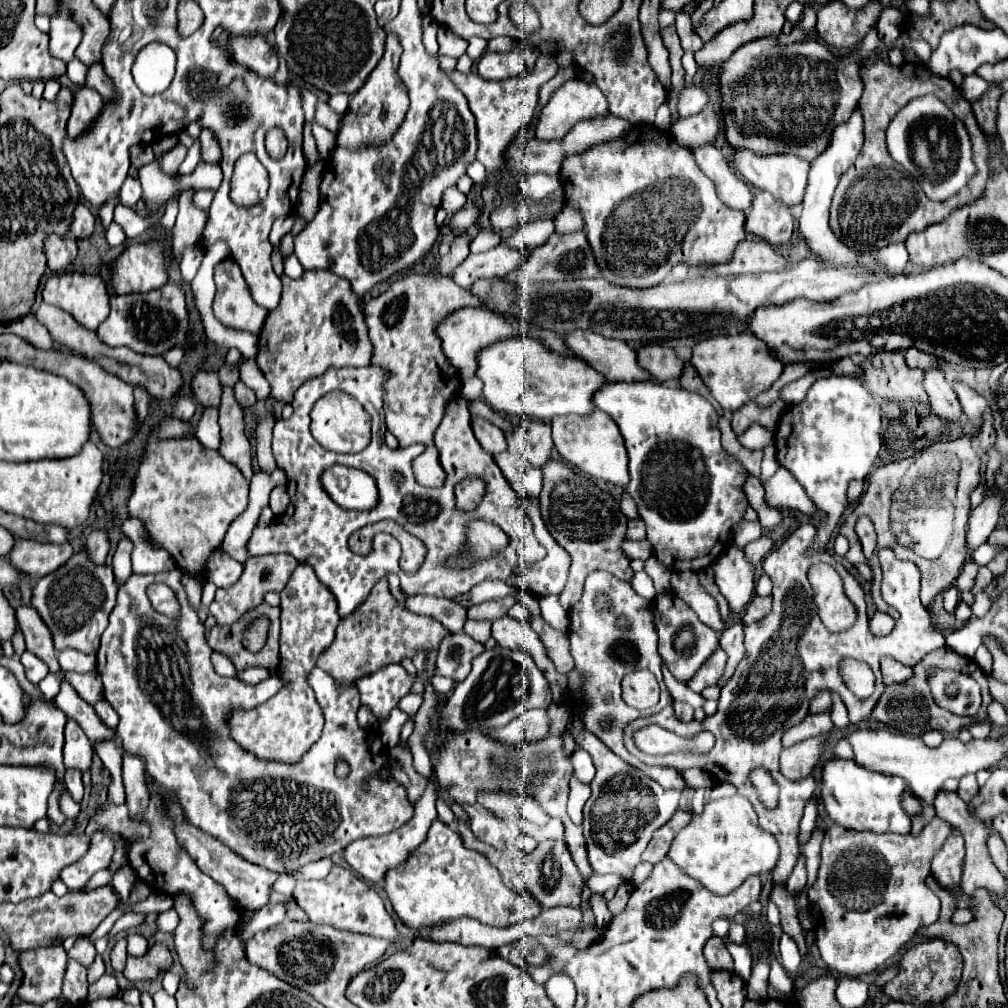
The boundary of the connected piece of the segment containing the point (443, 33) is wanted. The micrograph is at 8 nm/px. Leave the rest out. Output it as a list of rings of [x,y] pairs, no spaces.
[[[440,25],[440,29],[438,29],[438,45],[440,45],[442,55],[460,57],[460,55],[464,55],[464,51],[468,47],[468,41],[458,37],[458,35],[454,35],[448,27]]]

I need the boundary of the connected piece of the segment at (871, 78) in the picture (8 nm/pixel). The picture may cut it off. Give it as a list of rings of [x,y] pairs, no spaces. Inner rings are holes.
[[[874,59],[872,63],[868,61],[864,63],[862,83],[864,83],[864,93],[860,97],[858,109],[862,109],[862,117],[864,117],[864,147],[856,163],[842,175],[834,191],[832,209],[830,209],[830,227],[836,233],[836,237],[840,237],[848,247],[856,251],[872,251],[872,249],[882,249],[888,243],[902,243],[910,233],[922,231],[926,229],[926,225],[942,221],[958,205],[966,205],[976,197],[980,197],[990,177],[990,167],[988,167],[988,145],[984,133],[980,131],[972,115],[970,103],[962,97],[960,89],[950,79],[932,75],[926,65],[902,63],[896,67],[890,61]],[[928,93],[936,95],[966,125],[974,149],[974,163],[976,163],[976,173],[968,181],[966,189],[962,189],[962,193],[954,195],[950,201],[942,201],[942,203],[930,201],[922,193],[922,187],[914,181],[914,177],[910,177],[910,173],[906,173],[904,167],[898,165],[886,149],[886,127],[892,121],[892,117],[898,113],[898,109],[902,109],[912,97],[920,97]]]

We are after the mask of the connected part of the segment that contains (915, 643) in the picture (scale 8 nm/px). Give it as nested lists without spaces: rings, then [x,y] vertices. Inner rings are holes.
[[[806,523],[802,527],[798,527],[778,549],[770,551],[764,561],[762,561],[762,569],[764,573],[768,573],[774,581],[774,589],[772,589],[772,611],[770,615],[766,615],[764,619],[744,625],[744,645],[746,645],[746,655],[740,661],[736,673],[732,675],[732,679],[726,683],[726,687],[720,691],[720,701],[718,701],[718,711],[710,717],[706,717],[704,721],[678,721],[674,717],[674,709],[672,705],[662,709],[656,715],[644,717],[644,719],[636,719],[630,721],[624,729],[624,744],[626,749],[643,763],[649,766],[671,767],[676,771],[686,771],[690,767],[700,767],[704,771],[710,771],[714,777],[720,779],[720,771],[726,773],[726,781],[732,783],[740,795],[744,795],[758,819],[762,829],[770,831],[780,847],[782,847],[782,859],[778,863],[778,867],[772,871],[772,883],[774,885],[786,885],[796,861],[798,861],[798,829],[800,829],[800,819],[802,819],[802,811],[804,811],[804,803],[814,795],[816,789],[816,779],[814,777],[802,777],[798,781],[790,781],[780,773],[778,767],[778,759],[780,759],[780,751],[782,747],[782,735],[802,723],[806,719],[806,715],[810,715],[808,707],[810,707],[810,699],[818,693],[818,691],[836,691],[848,713],[850,713],[850,721],[854,725],[862,723],[874,709],[874,705],[878,703],[880,695],[884,693],[884,683],[882,683],[882,675],[880,675],[880,659],[882,657],[892,657],[896,661],[900,661],[902,665],[914,667],[918,661],[922,661],[922,657],[938,647],[944,647],[944,635],[940,631],[934,631],[930,625],[930,614],[922,605],[918,594],[920,592],[920,571],[912,561],[900,561],[894,557],[892,549],[882,549],[880,551],[880,567],[882,567],[882,599],[898,609],[900,614],[896,621],[894,629],[890,635],[886,637],[874,637],[868,629],[868,617],[866,617],[866,603],[864,603],[864,589],[860,587],[860,583],[854,579],[854,575],[850,575],[826,549],[818,551],[814,555],[808,553],[810,545],[814,543],[816,537],[816,527],[812,523]],[[814,561],[824,561],[828,565],[832,565],[838,575],[844,581],[844,593],[846,597],[852,601],[852,605],[856,607],[856,623],[842,633],[830,633],[828,629],[824,629],[820,617],[816,615],[816,607],[812,601],[812,589],[806,577],[808,567]],[[844,657],[852,657],[858,661],[864,661],[872,667],[874,675],[878,677],[878,689],[874,691],[874,695],[866,701],[860,701],[842,681],[840,673],[838,673],[838,663]],[[646,725],[660,725],[668,731],[680,733],[684,737],[688,735],[696,735],[700,731],[710,731],[716,737],[716,745],[708,755],[666,755],[666,756],[651,756],[642,753],[633,741],[634,731],[646,727]],[[754,767],[768,767],[776,779],[776,783],[780,785],[780,805],[774,811],[768,811],[760,805],[760,801],[756,799],[756,791],[750,785],[748,779],[748,771]]]

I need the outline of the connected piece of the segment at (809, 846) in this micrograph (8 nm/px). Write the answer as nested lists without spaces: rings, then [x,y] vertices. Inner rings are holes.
[[[814,829],[810,839],[806,843],[800,843],[800,853],[806,859],[806,869],[808,869],[808,883],[812,885],[816,879],[816,871],[820,865],[820,843],[822,843],[824,831],[822,829]]]

